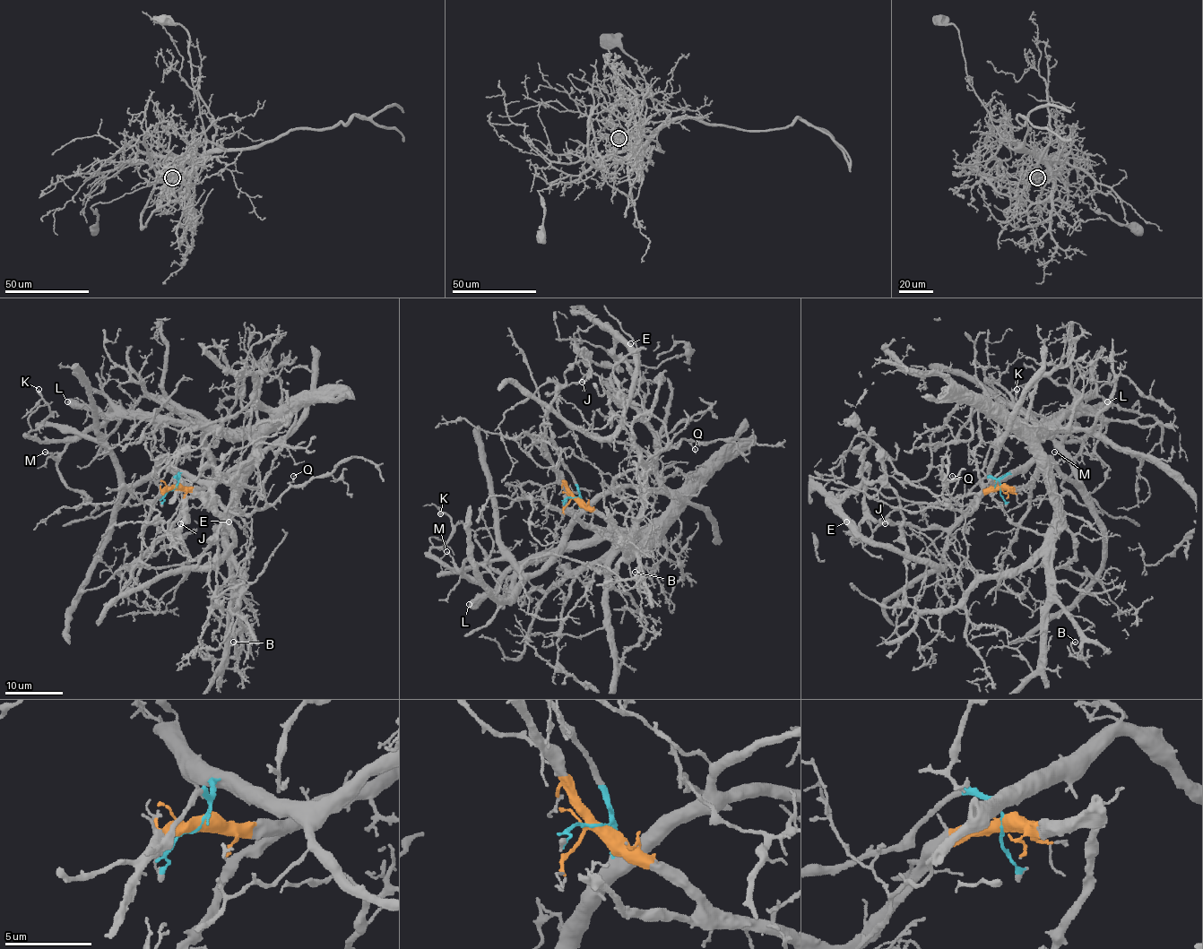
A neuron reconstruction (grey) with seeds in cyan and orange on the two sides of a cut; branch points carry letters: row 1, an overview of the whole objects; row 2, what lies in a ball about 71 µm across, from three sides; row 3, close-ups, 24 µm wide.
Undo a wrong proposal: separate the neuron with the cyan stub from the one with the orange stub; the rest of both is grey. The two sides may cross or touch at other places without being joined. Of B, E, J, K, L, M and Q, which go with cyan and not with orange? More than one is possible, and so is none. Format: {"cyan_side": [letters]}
{"cyan_side": ["E", "J", "Q"]}

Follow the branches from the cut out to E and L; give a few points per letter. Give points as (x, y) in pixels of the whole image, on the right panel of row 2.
E: (1000, 487), (999, 480), (1009, 473), (962, 513), (913, 486), (859, 434), (824, 487), (845, 522)
L: (1000, 487), (1024, 487), (1031, 480), (1038, 460), (1034, 455), (1034, 439), (1051, 419), (1086, 415), (1108, 401)

